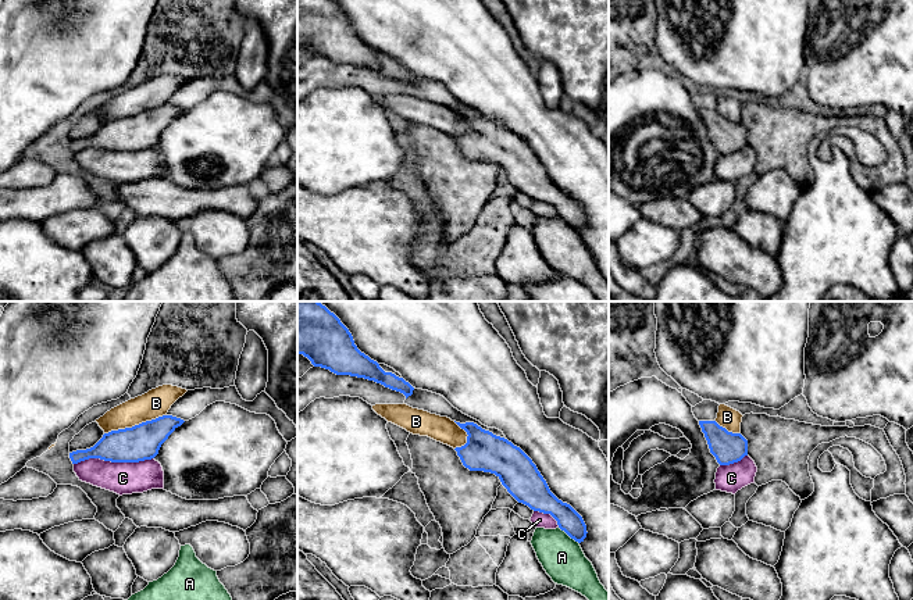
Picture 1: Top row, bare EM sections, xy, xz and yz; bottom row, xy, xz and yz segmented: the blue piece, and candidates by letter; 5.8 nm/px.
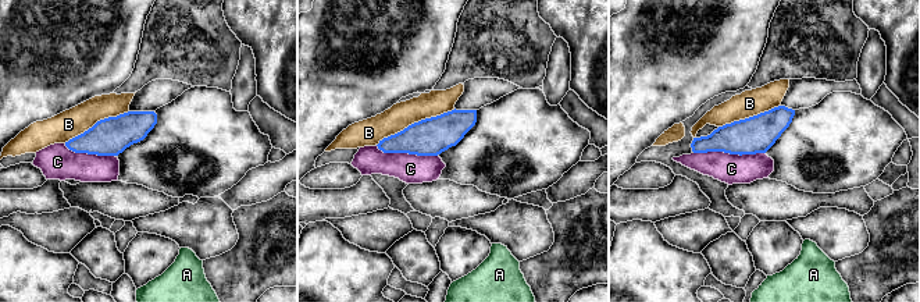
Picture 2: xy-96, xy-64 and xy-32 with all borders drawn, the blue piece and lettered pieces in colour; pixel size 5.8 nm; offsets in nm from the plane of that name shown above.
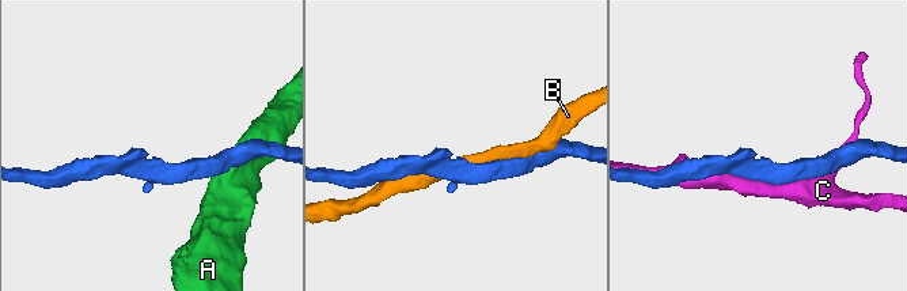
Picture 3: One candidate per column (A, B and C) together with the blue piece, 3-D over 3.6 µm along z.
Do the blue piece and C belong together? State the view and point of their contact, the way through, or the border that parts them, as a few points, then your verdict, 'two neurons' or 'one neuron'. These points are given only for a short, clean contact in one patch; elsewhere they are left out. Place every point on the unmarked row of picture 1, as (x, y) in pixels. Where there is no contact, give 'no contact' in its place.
contact xy (113, 150); two neurons

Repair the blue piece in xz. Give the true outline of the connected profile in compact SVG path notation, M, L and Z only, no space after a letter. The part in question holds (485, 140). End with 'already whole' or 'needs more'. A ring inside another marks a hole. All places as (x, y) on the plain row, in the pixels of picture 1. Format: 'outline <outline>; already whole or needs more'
outline M474 111L456 112L468 124L467 132L454 138L466 157L495 162L518 192L550 203L571 228L584 231L588 221L582 206L550 181L536 154L520 136Z; already whole

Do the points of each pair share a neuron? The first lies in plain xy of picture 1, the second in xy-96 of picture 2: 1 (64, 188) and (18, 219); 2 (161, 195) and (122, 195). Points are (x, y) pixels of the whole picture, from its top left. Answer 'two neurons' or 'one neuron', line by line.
1: two neurons
2: one neuron

